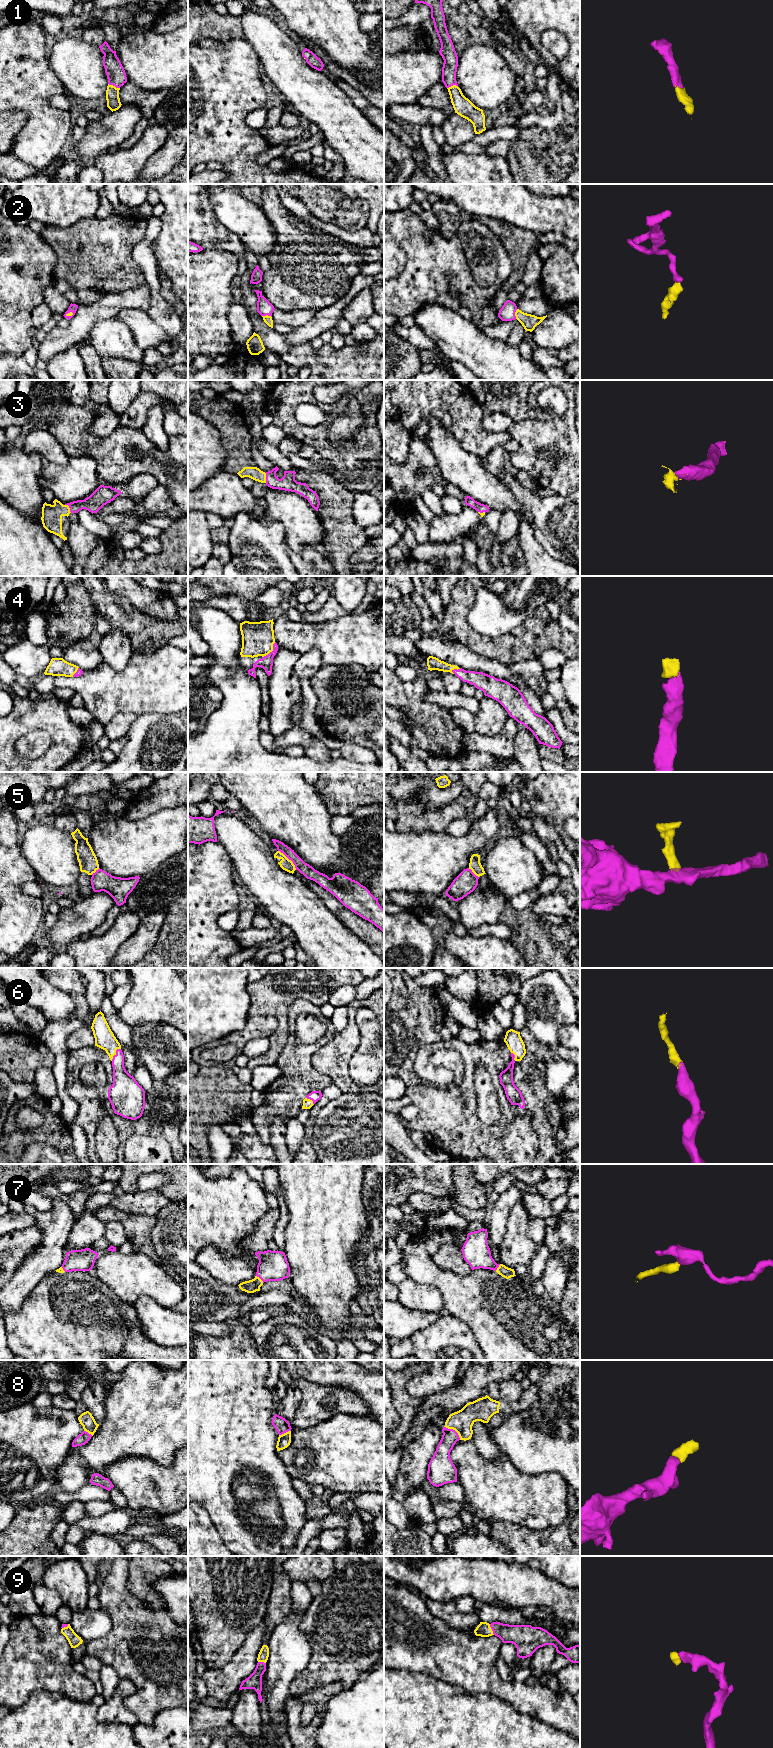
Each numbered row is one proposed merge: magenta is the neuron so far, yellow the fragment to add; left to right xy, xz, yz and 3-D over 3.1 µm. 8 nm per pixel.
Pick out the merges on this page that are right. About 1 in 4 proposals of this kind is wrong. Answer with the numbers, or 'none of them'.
1, 2, 3, 4, 6, 7, 8, 9

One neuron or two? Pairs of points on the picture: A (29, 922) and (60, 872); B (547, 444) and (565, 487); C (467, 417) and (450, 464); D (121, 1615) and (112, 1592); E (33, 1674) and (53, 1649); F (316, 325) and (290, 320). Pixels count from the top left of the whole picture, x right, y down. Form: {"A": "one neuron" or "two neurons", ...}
{"A": "two neurons", "B": "one neuron", "C": "two neurons", "D": "one neuron", "E": "one neuron", "F": "two neurons"}

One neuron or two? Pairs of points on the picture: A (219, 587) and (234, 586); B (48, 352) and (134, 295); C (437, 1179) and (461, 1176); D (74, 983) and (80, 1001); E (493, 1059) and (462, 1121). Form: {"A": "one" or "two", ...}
{"A": "one", "B": "one", "C": "two", "D": "one", "E": "one"}

